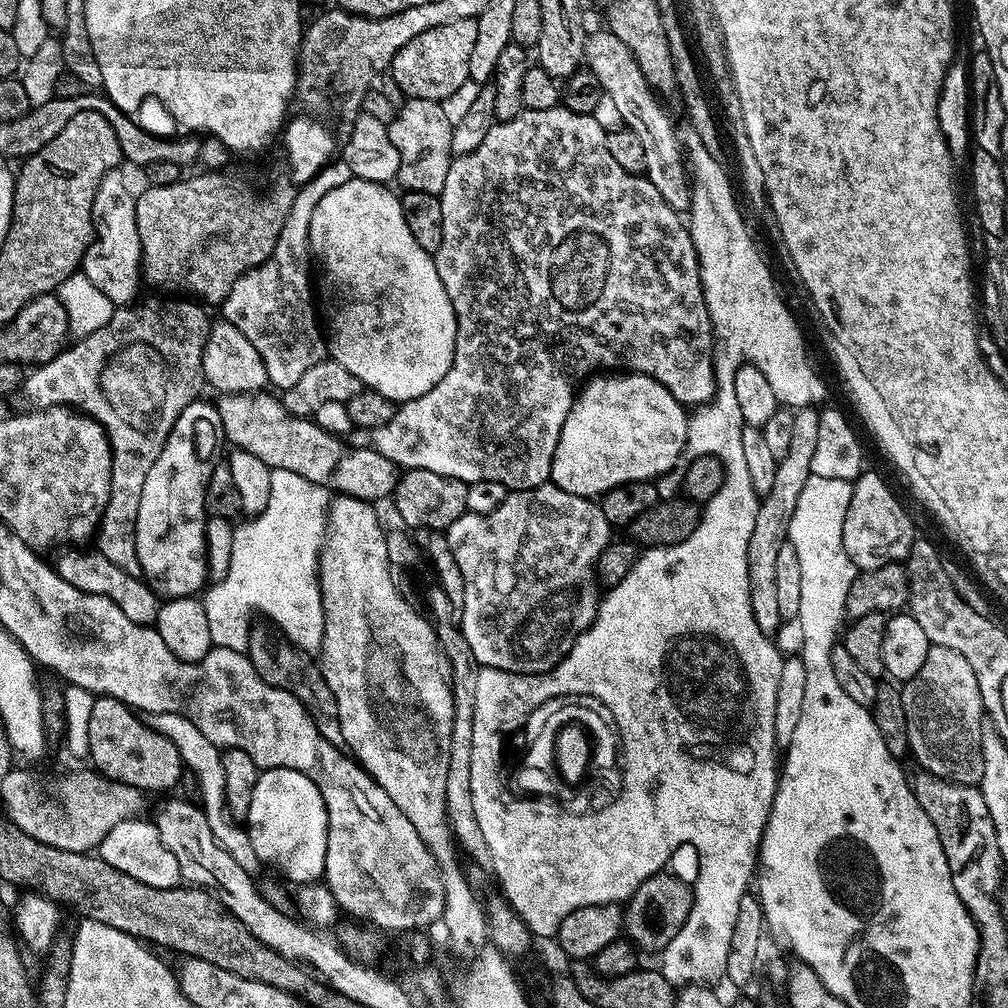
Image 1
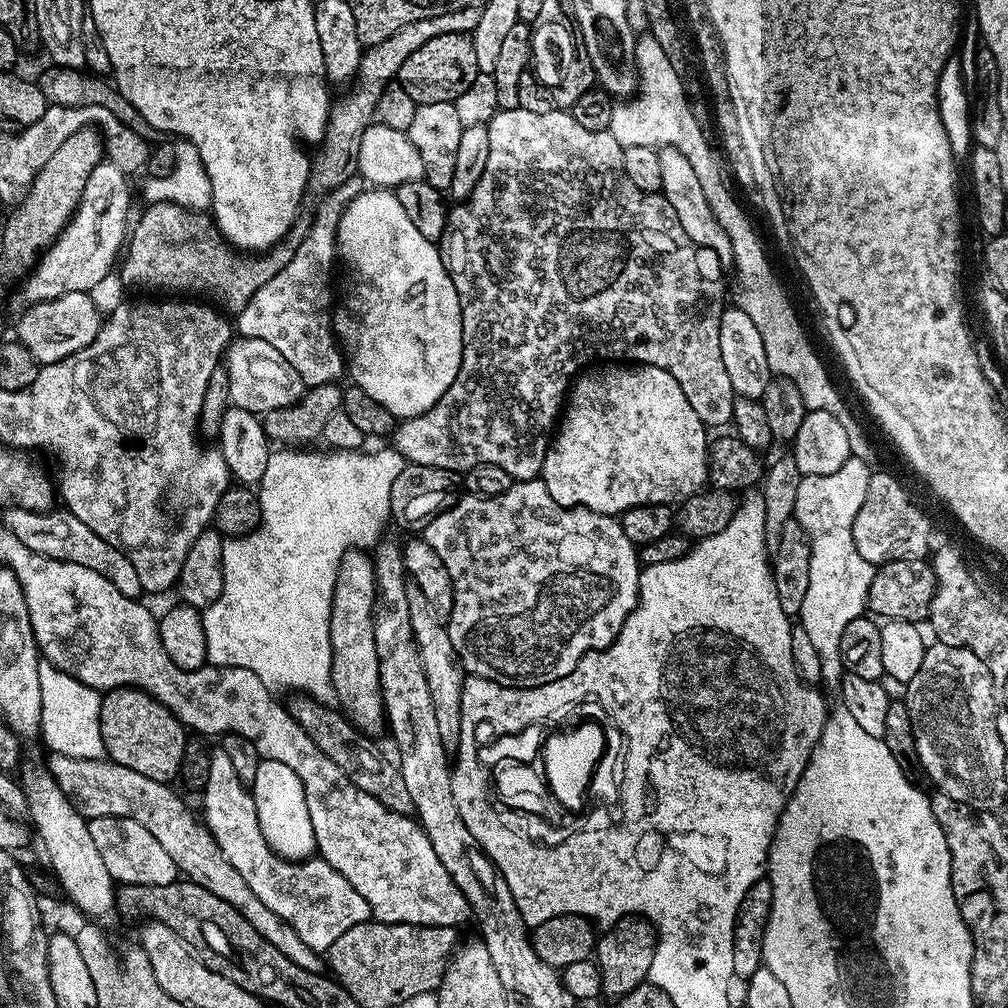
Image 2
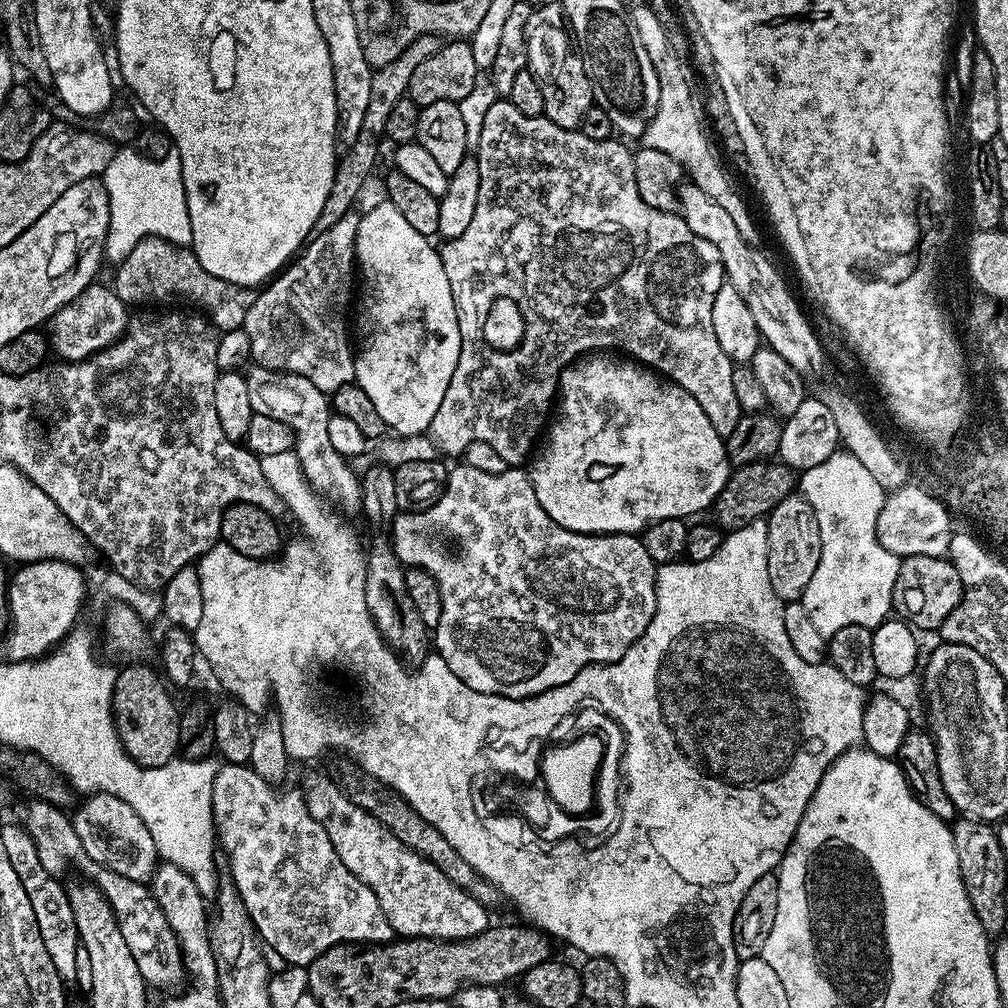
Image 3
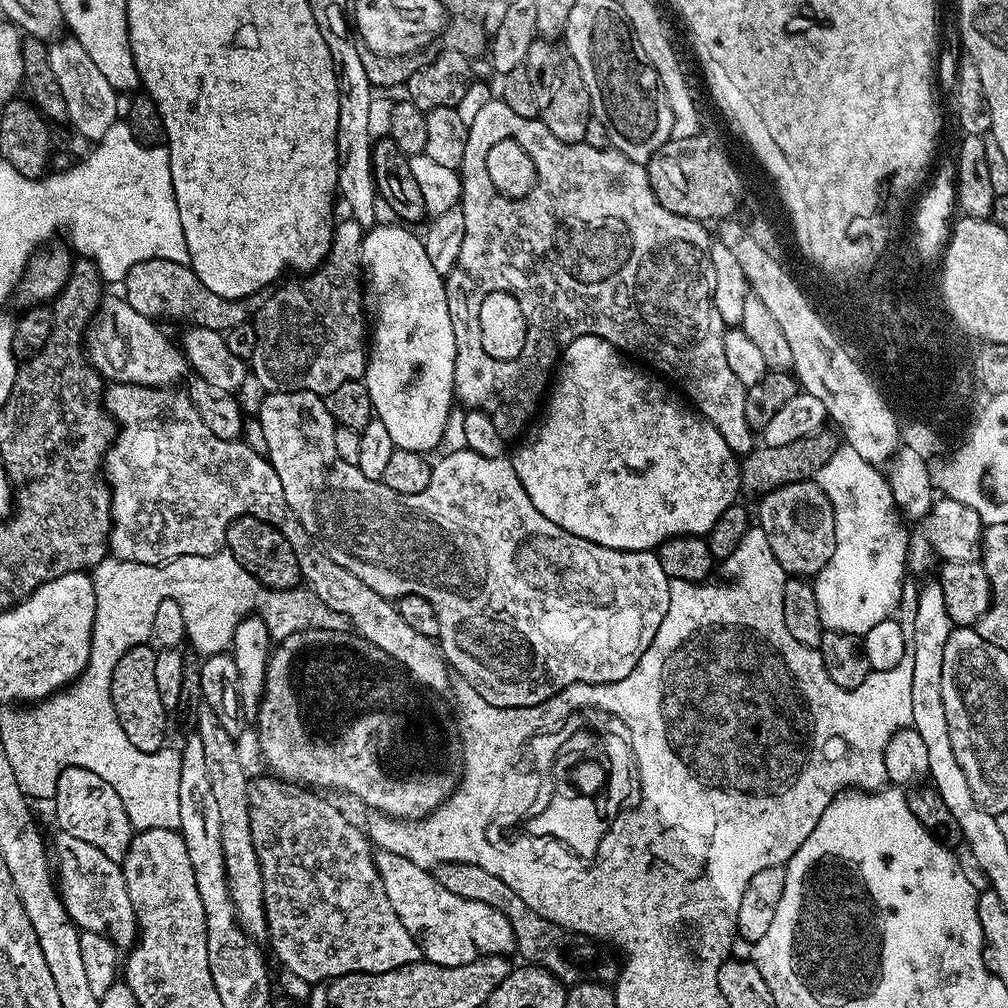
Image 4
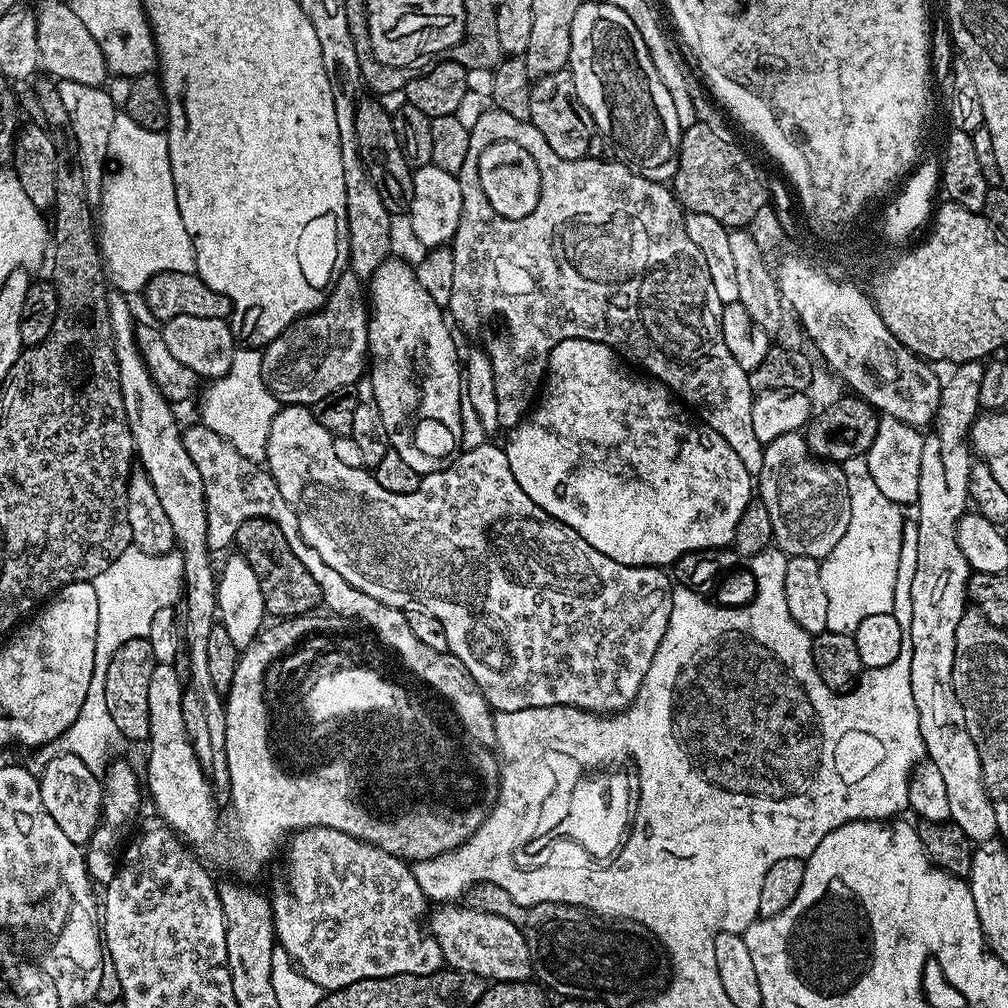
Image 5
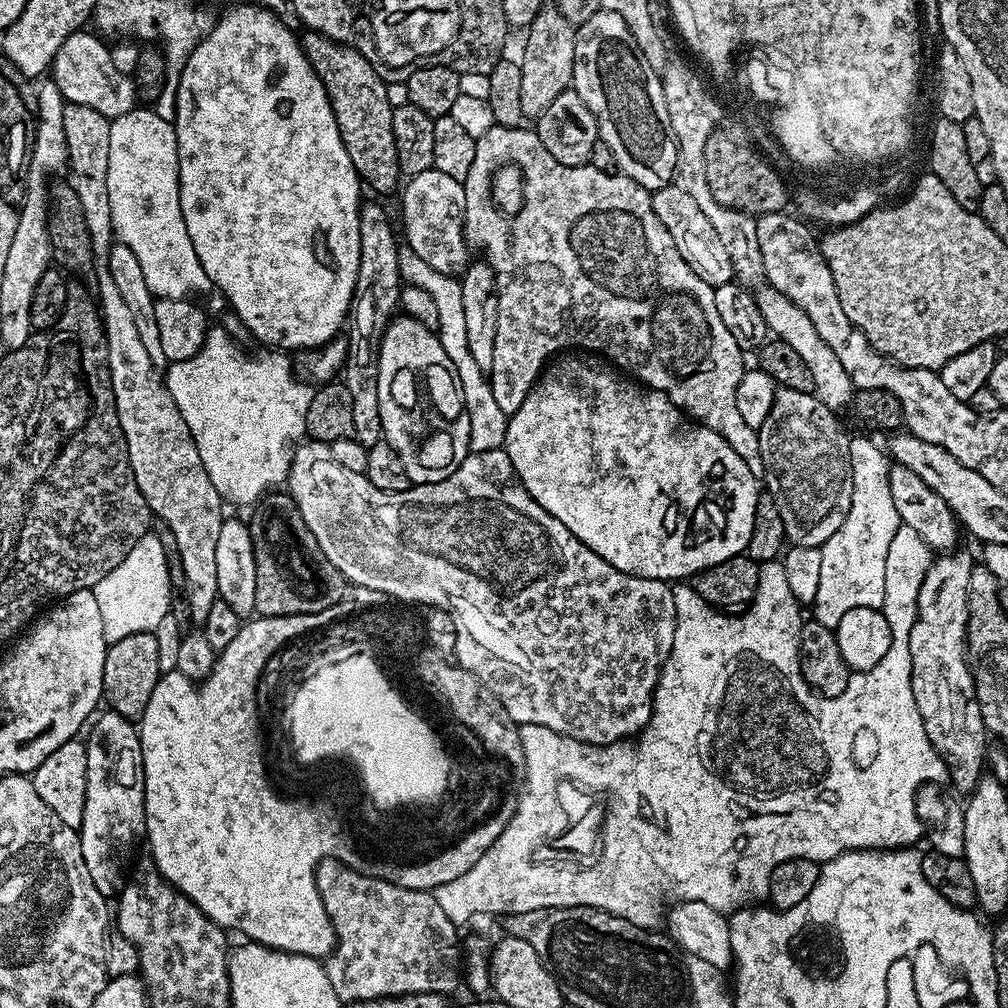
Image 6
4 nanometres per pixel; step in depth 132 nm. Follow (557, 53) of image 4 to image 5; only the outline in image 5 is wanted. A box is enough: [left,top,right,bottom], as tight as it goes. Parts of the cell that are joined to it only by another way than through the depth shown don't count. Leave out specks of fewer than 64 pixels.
[530,70,594,160]

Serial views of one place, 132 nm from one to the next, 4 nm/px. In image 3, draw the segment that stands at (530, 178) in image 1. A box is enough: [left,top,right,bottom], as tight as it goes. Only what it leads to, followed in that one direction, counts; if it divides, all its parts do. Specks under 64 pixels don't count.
[430,98,742,466]

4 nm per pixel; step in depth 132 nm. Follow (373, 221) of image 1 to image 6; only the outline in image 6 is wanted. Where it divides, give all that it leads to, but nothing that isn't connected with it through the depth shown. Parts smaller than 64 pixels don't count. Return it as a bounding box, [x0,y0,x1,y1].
[378,314,470,485]

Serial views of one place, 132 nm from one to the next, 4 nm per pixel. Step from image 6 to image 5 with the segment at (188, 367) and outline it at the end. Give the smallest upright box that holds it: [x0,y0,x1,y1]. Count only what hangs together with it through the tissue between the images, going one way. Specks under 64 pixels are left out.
[200,349,280,463]

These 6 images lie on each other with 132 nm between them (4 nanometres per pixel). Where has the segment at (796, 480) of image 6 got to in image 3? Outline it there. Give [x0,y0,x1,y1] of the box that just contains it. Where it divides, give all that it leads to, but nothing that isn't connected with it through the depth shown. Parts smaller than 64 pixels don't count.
[766,494,822,601]

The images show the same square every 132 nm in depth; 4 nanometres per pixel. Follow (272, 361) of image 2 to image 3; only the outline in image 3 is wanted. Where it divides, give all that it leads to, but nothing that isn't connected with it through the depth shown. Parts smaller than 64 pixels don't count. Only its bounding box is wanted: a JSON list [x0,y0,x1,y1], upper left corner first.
[246,366,361,512]

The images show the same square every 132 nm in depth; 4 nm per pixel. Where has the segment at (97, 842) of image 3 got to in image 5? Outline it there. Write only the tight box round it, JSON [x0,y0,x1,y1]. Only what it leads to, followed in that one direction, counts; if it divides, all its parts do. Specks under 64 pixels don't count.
[38,752,104,846]

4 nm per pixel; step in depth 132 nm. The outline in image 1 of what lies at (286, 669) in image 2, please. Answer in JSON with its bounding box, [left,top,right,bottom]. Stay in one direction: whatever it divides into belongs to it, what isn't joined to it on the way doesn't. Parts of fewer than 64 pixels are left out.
[207,469,330,653]

